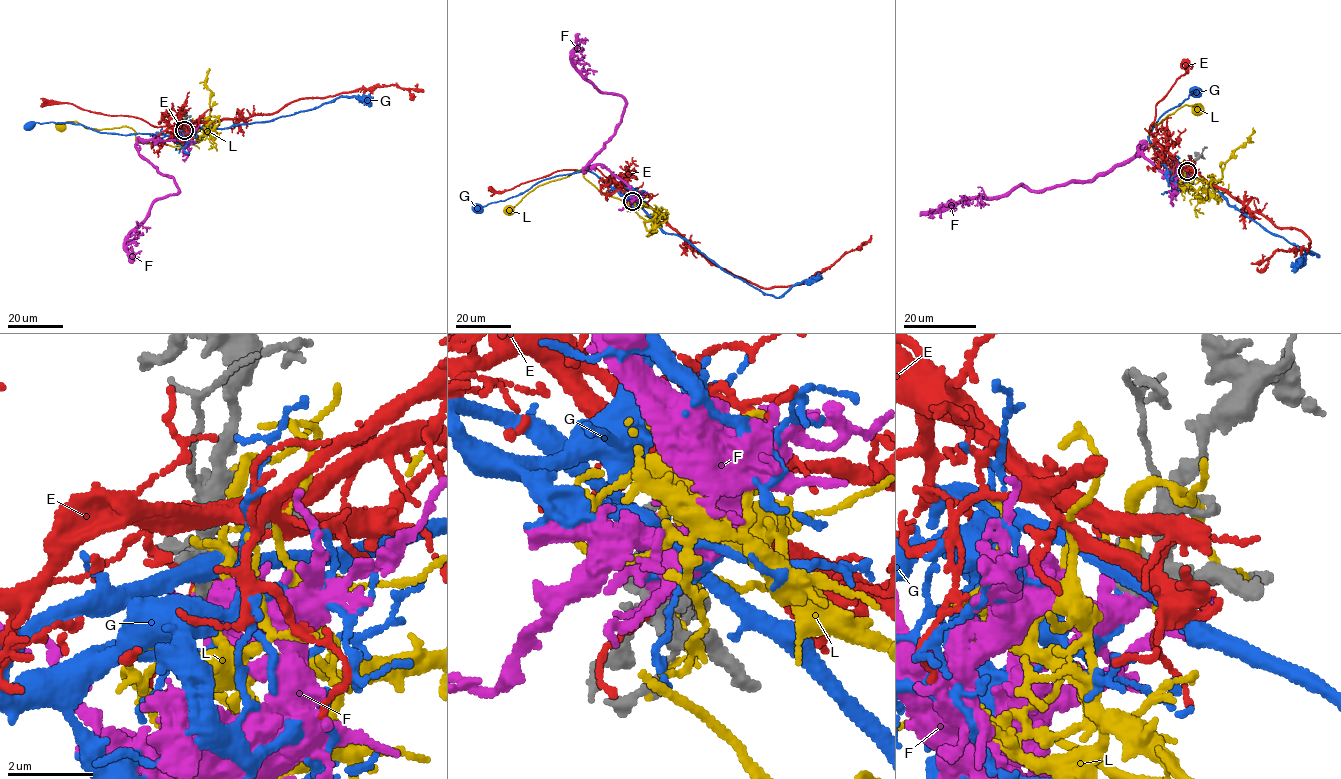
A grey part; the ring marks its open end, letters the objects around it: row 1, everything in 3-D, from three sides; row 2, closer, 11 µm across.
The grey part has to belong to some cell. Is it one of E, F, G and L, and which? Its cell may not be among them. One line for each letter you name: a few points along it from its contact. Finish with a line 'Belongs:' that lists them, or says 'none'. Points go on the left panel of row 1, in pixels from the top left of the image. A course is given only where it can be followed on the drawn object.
Belongs: none

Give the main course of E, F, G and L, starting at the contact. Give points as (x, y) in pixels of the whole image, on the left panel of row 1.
E: (184, 130), (200, 122), (274, 113), (291, 102), (363, 88), (396, 84), (423, 91)
F: (184, 132), (180, 141), (136, 145), (178, 190), (157, 198), (129, 236), (128, 255), (141, 250)
G: (183, 131), (167, 135), (126, 135), (98, 132), (63, 122), (29, 125)
L: (184, 130), (191, 137), (209, 131), (174, 146), (140, 143), (124, 126), (99, 129), (74, 121), (60, 128)

